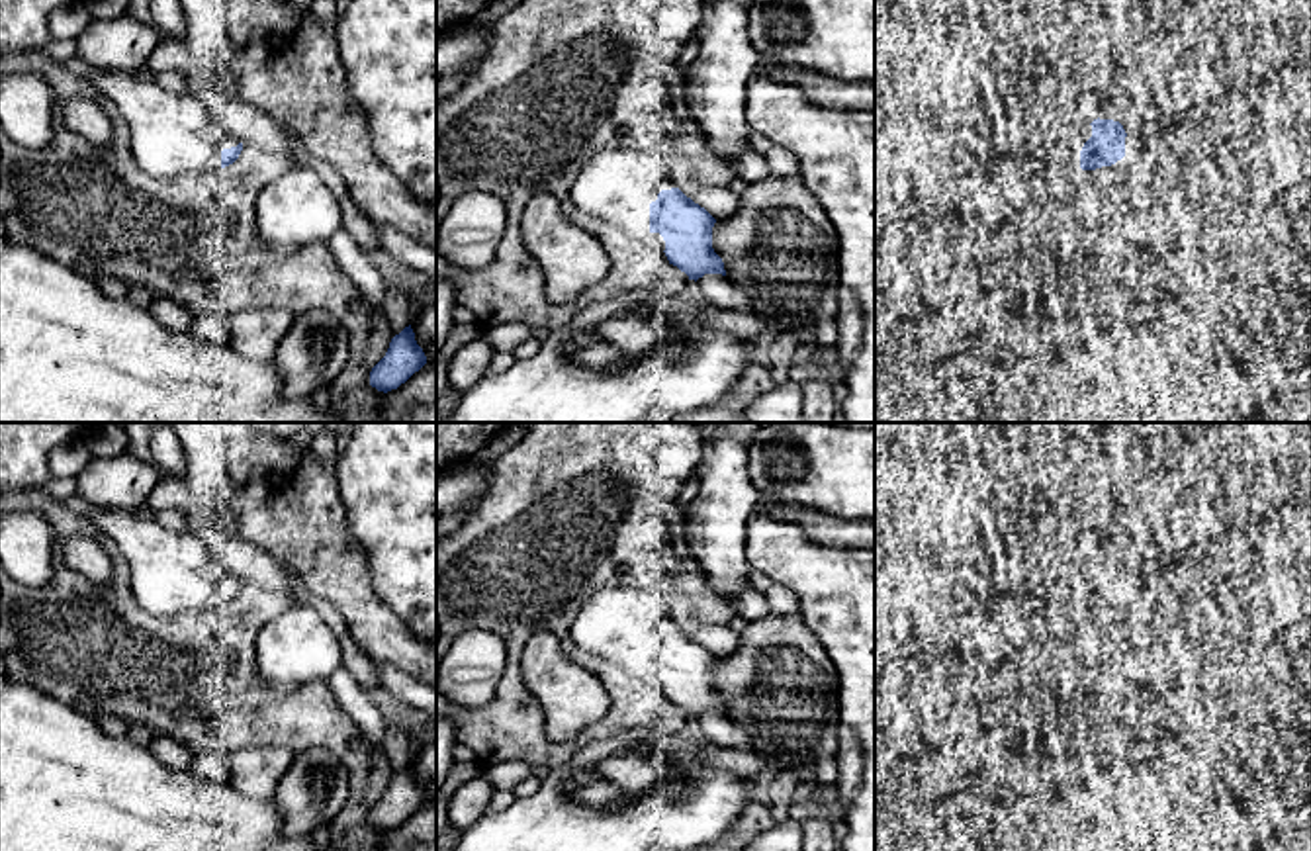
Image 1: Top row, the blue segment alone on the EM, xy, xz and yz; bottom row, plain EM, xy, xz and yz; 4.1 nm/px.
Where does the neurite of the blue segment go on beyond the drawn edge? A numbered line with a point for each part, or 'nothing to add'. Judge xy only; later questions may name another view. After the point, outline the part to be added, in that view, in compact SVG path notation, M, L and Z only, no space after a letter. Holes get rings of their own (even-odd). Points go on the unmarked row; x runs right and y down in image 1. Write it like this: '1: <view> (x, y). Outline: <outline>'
1: xy (173, 574). Outline: M102 507L88 516L131 569L139 605L157 616L221 606L221 589L241 579L192 532L162 528L147 511Z

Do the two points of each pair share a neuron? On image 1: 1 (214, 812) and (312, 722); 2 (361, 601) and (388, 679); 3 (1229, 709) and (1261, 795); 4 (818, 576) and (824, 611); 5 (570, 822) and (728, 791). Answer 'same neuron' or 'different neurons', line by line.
1: different neurons
2: different neurons
3: same neuron
4: same neuron
5: same neuron

